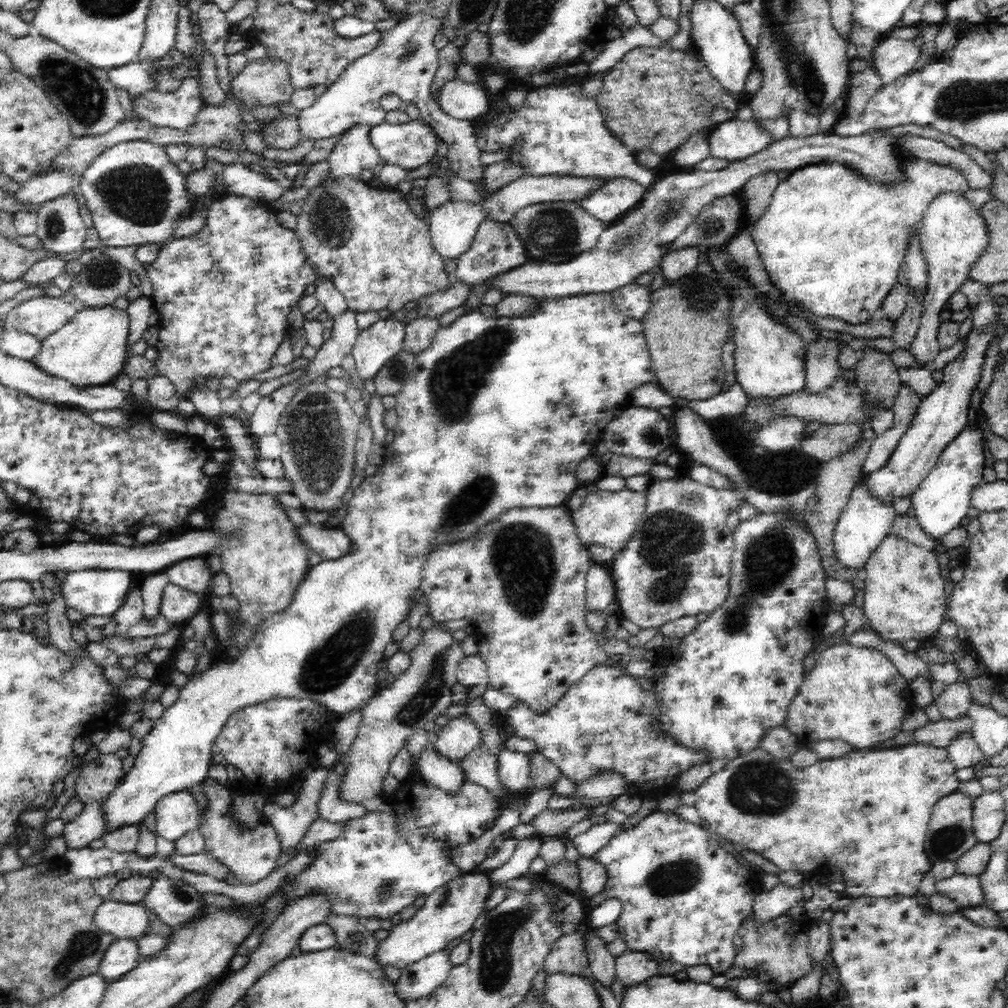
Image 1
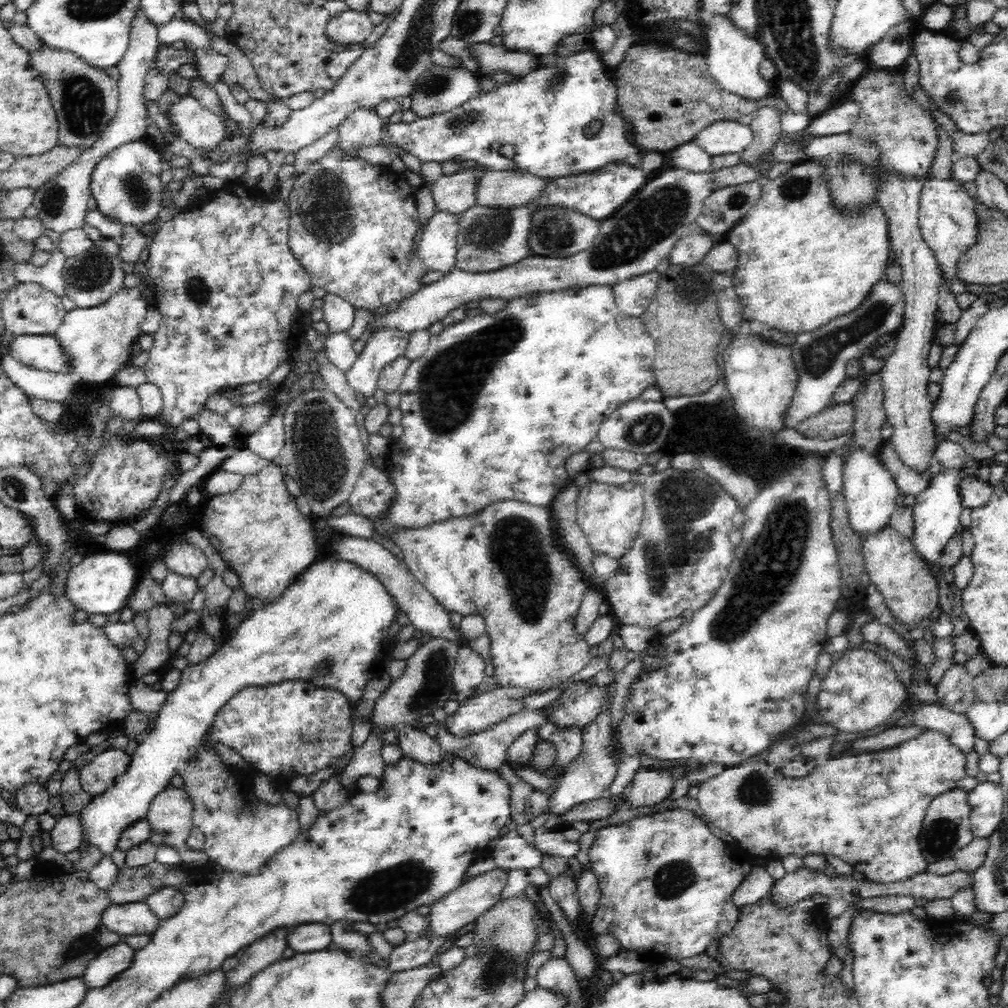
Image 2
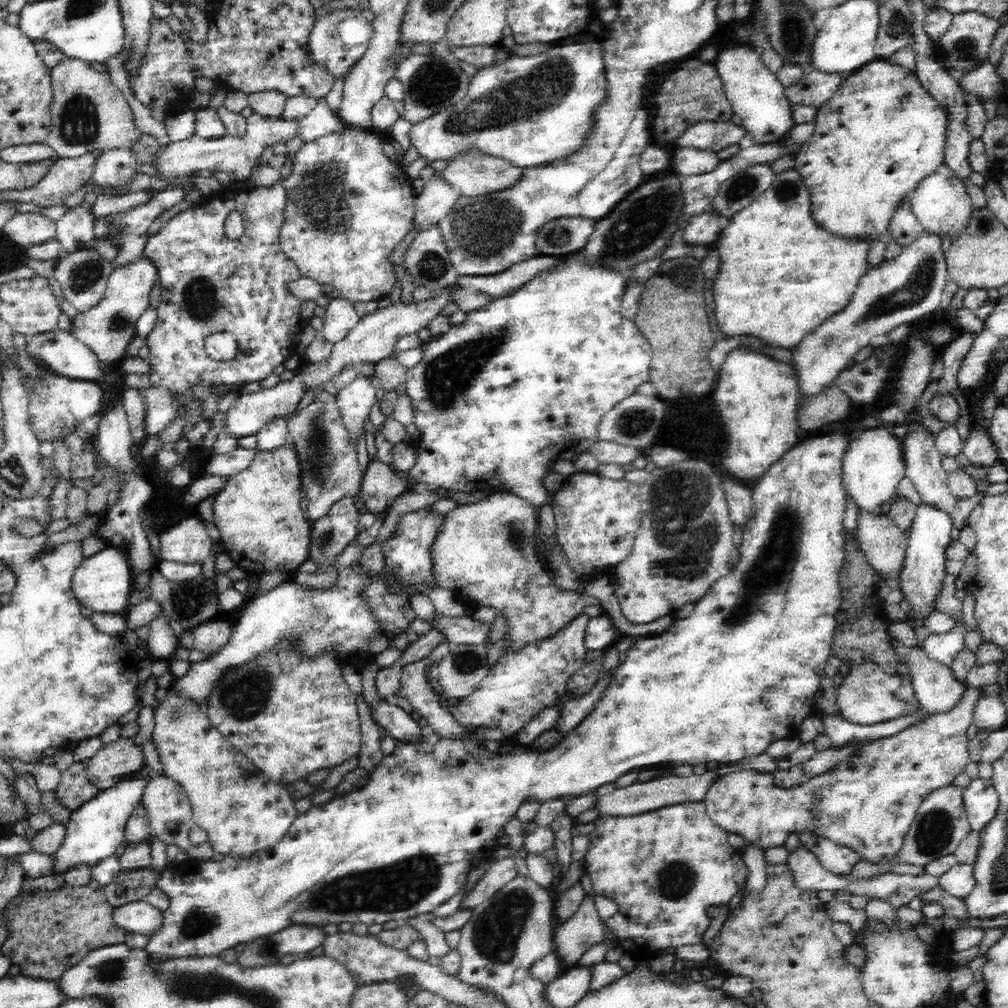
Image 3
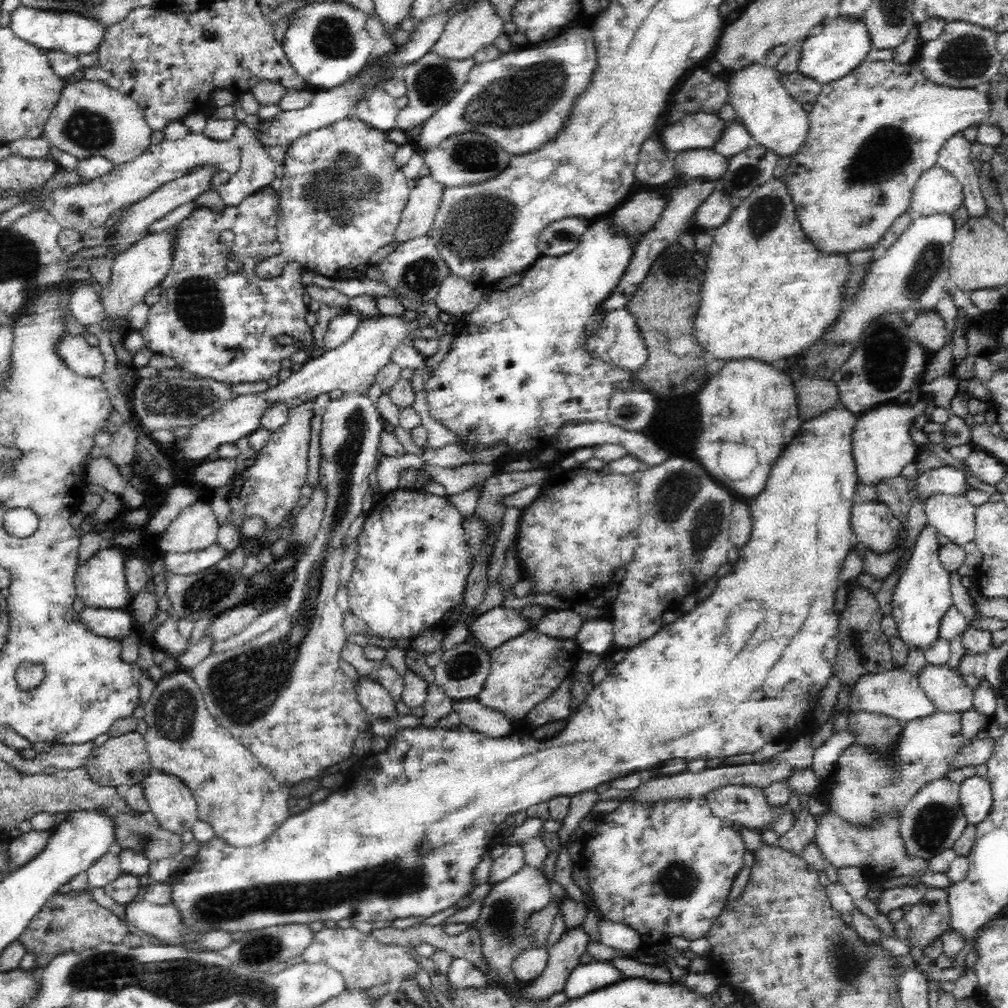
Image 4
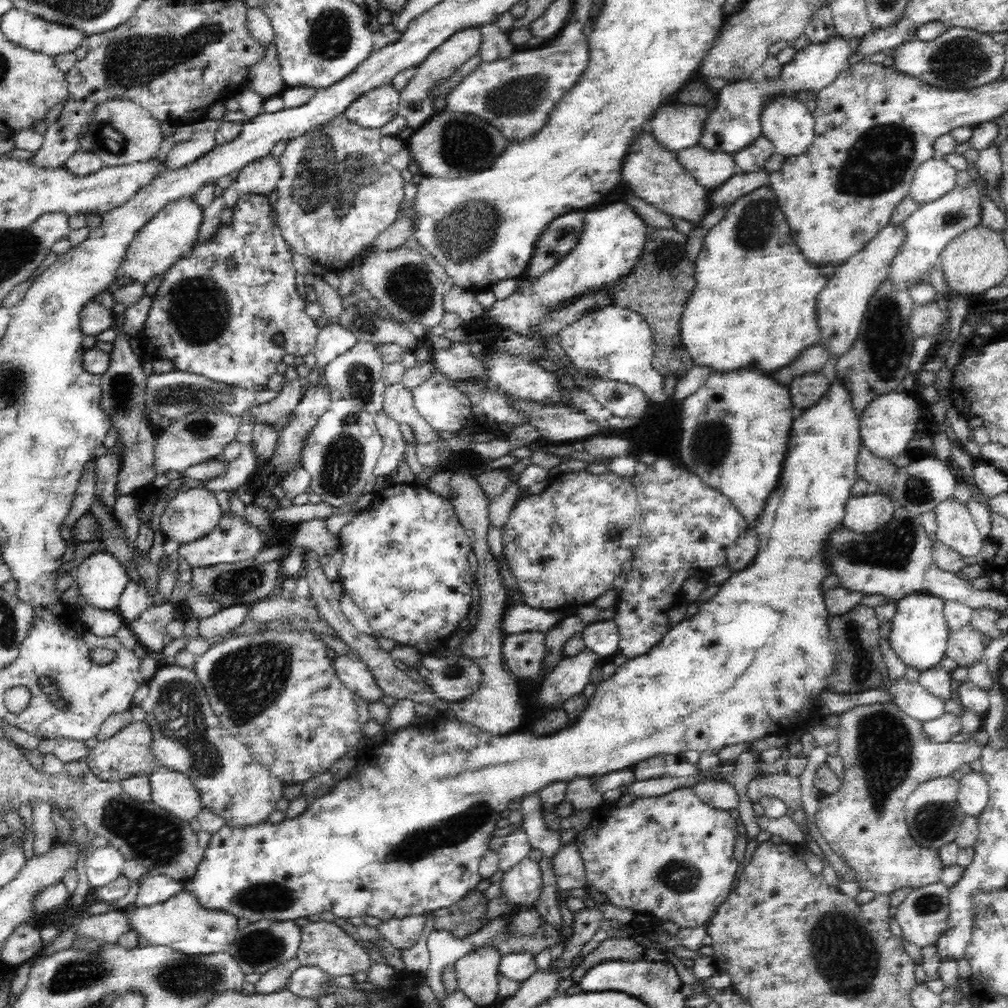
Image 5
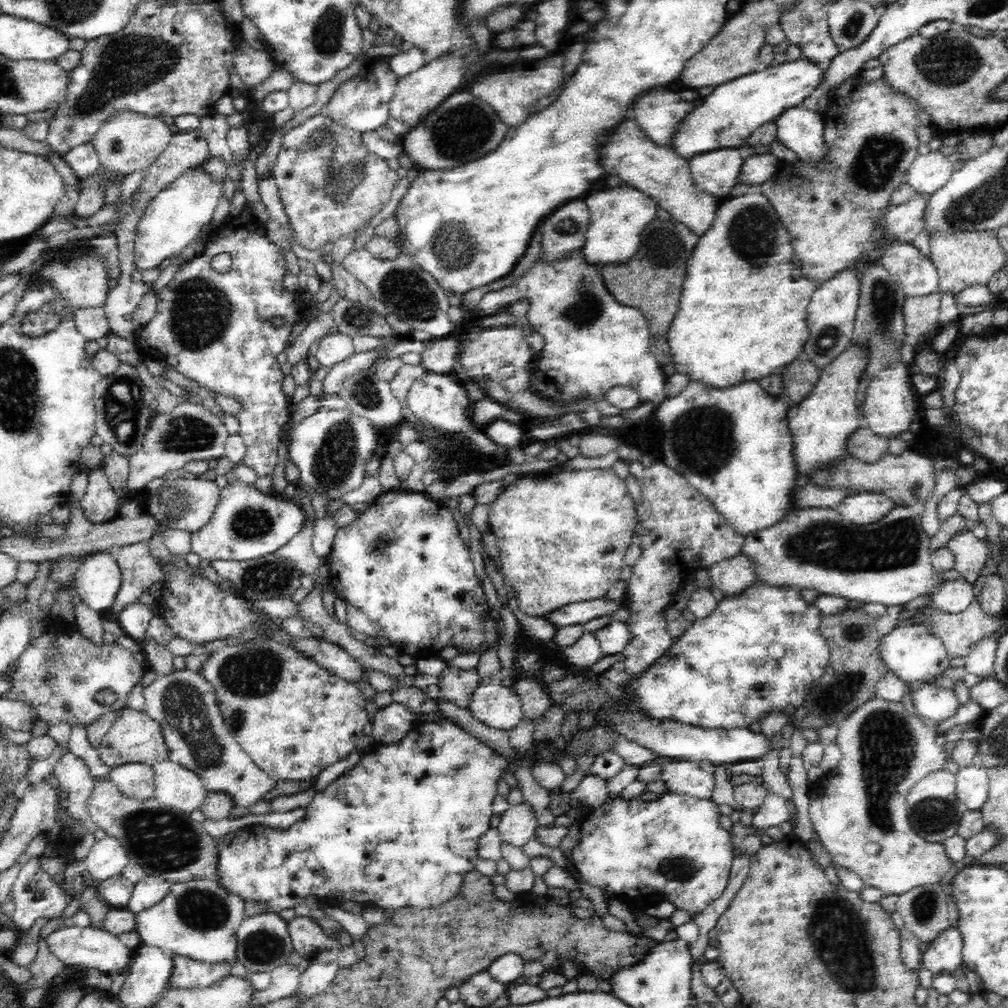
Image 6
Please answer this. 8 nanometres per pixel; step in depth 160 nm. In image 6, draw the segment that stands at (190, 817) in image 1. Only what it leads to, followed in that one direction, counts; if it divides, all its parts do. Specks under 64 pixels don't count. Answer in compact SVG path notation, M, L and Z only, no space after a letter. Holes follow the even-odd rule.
M170 759L158 761L155 772L155 797L163 806L191 813L199 810L208 796L205 784L196 772Z

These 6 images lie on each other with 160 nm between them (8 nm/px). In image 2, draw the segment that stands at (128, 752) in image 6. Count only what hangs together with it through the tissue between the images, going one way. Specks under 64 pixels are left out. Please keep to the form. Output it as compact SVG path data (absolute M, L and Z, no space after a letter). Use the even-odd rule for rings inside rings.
M106 748L78 770L82 789L94 797L102 795L114 786L117 776L126 772L130 761L128 752Z

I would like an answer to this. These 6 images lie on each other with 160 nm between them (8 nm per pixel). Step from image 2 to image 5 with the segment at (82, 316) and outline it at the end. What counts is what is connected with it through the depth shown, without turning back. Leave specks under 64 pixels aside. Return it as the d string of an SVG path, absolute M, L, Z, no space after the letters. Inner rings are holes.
M180 197L178 201L170 202L136 232L136 237L130 242L123 263L120 264L119 275L138 284L147 284L156 276L164 276L174 263L191 252L202 222L203 210L192 202L192 198Z

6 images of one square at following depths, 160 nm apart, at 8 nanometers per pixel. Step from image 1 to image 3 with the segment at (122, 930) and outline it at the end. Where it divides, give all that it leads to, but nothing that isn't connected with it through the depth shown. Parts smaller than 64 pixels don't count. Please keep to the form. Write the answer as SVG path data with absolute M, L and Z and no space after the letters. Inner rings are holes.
M145 900L134 901L115 907L113 921L127 933L152 936L162 926L163 911Z

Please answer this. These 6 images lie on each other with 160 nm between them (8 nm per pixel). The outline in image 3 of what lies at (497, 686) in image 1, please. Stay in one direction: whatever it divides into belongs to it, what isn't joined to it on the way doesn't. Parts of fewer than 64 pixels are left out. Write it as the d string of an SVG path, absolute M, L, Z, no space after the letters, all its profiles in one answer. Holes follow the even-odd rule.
M380 460L368 462L363 472L362 484L359 492L360 502L366 506L366 510L375 518L386 518L392 502L407 491L407 487L392 471L392 468ZM494 493L479 502L460 504L447 512L441 531L437 532L437 538L433 540L433 579L440 588L453 592L467 608L491 606L498 616L500 612L504 614L508 633L505 653L520 651L534 640L554 636L582 613L584 606L597 603L585 592L562 591L552 583L553 572L544 567L544 559L538 555L538 513L539 509L526 499L510 493Z

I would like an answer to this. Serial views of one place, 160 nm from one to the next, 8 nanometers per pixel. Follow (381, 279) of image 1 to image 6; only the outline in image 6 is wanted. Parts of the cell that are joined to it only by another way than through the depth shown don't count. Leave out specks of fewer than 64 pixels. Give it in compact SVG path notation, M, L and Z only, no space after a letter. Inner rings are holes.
M321 112L303 121L298 126L290 128L287 134L283 136L275 167L273 168L273 178L275 179L280 199L282 199L282 203L284 203L284 209L286 209L286 213L288 213L288 217L290 217L289 228L296 233L296 236L292 238L294 242L302 248L316 251L328 242L335 243L341 236L350 235L350 232L354 232L357 228L371 221L389 202L390 196L392 196L392 190L394 190L394 187L399 181L399 177L394 169L388 166L386 159L381 158L368 149L366 144L362 141L362 133L363 132L338 124L332 117L326 116L326 114Z

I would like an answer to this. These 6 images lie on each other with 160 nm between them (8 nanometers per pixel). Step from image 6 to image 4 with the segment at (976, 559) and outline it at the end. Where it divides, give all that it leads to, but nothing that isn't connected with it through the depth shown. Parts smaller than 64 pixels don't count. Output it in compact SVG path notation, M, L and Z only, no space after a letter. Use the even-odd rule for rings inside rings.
M930 495L924 503L927 522L962 548L974 540L976 509L965 495Z

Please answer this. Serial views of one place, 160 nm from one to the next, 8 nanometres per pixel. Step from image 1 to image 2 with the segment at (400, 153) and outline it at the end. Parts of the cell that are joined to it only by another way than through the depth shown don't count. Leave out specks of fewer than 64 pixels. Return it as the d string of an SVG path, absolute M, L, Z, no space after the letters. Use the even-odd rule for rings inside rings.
M593 50L578 51L578 54L566 56L564 62L560 66L552 66L552 68L534 68L528 74L518 75L518 82L502 83L494 90L494 92L485 92L480 90L476 96L472 96L468 102L464 102L462 106L450 110L450 112L443 112L442 114L433 114L426 118L418 117L410 123L394 122L388 123L381 128L381 144L388 146L396 146L402 148L404 152L412 154L419 158L421 162L428 163L445 163L447 160L464 161L476 160L478 165L485 166L485 168L496 169L497 171L523 171L538 177L566 177L577 176L578 174L585 174L595 172L596 168L602 168L604 164L610 162L625 162L630 166L638 168L641 164L641 153L638 152L636 145L630 144L626 139L626 127L624 116L617 112L617 85L612 79L612 72L607 75L606 68L600 60L600 56L596 56Z

